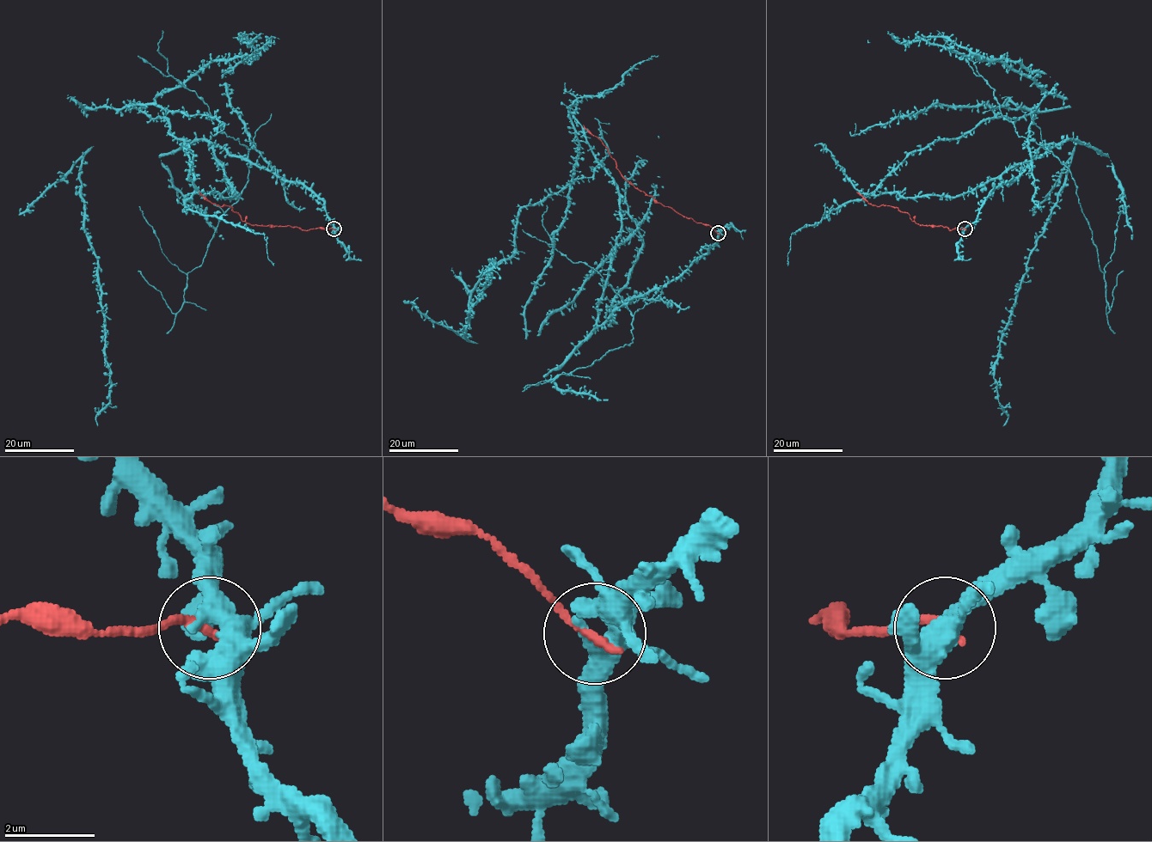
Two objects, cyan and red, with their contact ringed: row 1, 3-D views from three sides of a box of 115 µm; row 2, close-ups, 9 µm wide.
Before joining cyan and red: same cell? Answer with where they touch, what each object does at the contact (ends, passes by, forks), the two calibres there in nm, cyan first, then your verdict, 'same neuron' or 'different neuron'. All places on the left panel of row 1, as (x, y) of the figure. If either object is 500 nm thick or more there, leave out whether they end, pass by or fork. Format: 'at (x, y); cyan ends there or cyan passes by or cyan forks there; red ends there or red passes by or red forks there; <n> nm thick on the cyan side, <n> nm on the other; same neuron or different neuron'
at (333, 228); cyan forks there; red ends there; 320 nm thick on the cyan side, 200 nm on the other; different neuron

